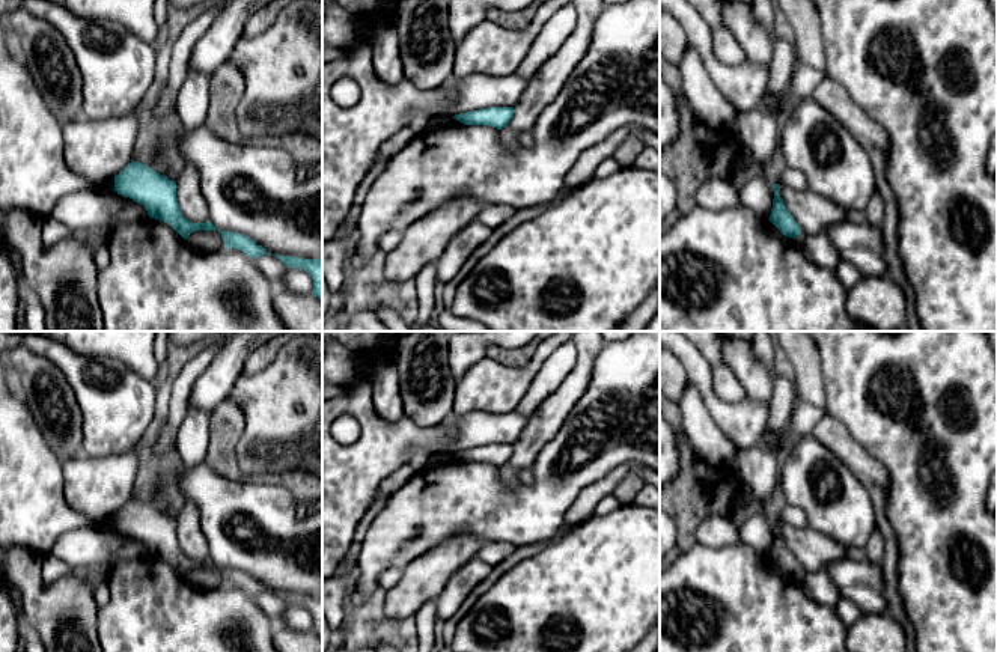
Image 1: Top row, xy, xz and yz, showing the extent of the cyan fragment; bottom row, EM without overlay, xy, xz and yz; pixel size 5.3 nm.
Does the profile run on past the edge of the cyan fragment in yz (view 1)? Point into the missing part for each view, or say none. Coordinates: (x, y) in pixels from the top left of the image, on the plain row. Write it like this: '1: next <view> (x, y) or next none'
1: next none

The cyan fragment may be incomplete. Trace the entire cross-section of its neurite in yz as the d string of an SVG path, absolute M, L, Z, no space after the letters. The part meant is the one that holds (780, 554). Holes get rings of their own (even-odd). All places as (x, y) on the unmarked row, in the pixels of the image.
M774 521L773 527L776 530L774 536L773 536L773 547L771 547L771 553L770 553L770 559L786 574L789 575L797 575L798 572L801 572L801 566L797 562L797 559L794 557L794 554L788 550L779 529L780 529L780 523Z

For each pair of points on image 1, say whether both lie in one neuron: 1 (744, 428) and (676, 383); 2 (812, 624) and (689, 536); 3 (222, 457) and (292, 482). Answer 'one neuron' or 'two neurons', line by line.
1: two neurons
2: two neurons
3: one neuron

